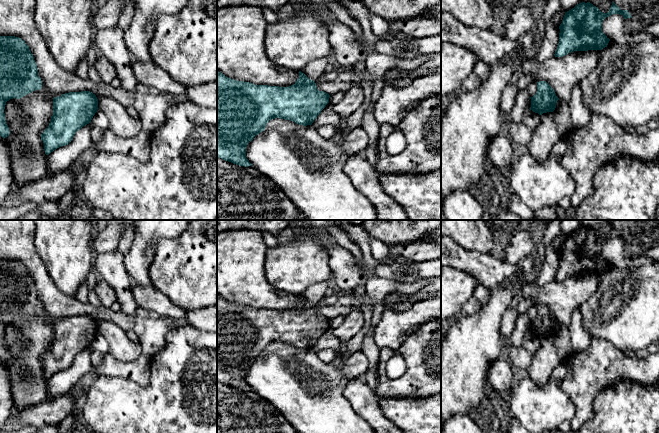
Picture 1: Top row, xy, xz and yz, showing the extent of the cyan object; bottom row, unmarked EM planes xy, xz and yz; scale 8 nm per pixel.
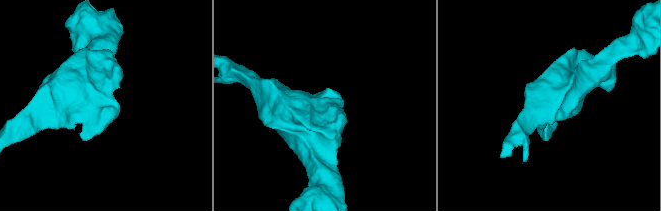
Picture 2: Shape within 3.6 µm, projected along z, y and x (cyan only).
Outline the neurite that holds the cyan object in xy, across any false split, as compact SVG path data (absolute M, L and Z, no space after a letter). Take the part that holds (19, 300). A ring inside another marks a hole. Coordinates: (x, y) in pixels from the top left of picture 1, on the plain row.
M0 260L0 360L6 362L10 358L5 343L5 329L10 323L20 323L35 314L42 312L42 304L38 300L37 288L29 270L19 261Z

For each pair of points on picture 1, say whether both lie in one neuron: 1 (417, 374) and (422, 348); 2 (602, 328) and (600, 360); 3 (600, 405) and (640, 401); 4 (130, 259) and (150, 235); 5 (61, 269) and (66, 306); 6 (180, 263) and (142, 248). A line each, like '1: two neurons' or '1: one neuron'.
1: one neuron
2: two neurons
3: one neuron
4: one neuron
5: two neurons
6: two neurons

